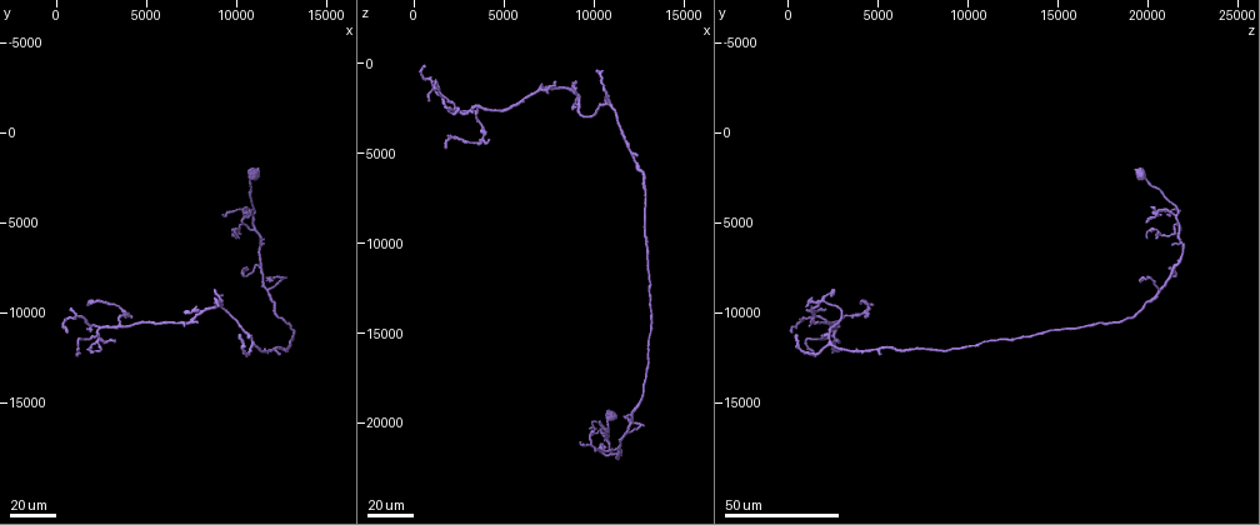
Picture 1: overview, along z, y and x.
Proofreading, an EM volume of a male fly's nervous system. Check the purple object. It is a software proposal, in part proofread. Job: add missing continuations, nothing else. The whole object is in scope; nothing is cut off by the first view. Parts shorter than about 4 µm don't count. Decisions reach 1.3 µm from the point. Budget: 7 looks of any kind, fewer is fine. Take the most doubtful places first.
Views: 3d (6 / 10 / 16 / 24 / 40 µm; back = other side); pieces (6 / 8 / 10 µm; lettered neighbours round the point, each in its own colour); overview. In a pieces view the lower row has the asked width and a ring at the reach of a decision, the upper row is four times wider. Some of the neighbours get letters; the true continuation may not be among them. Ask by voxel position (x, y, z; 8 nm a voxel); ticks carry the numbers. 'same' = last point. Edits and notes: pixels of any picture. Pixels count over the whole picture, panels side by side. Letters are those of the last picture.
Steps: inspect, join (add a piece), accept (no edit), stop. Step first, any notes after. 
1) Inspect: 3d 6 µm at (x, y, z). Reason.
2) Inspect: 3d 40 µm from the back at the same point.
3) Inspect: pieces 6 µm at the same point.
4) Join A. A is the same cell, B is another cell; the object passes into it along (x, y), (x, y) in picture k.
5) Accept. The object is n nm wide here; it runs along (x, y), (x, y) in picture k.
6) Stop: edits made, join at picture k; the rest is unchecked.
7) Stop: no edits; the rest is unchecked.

Inspect: 3d 40 µm at (10600, 7600, 21400).

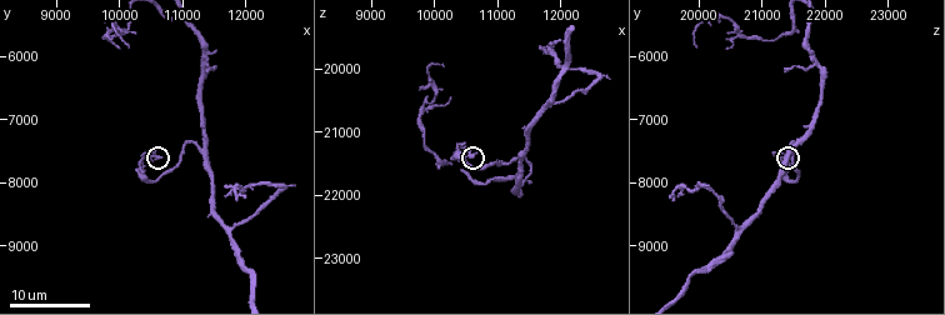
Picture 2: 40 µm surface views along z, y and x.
Inspect: pieces 6 µm at (10700, 7600, 21350). See the neighbours.

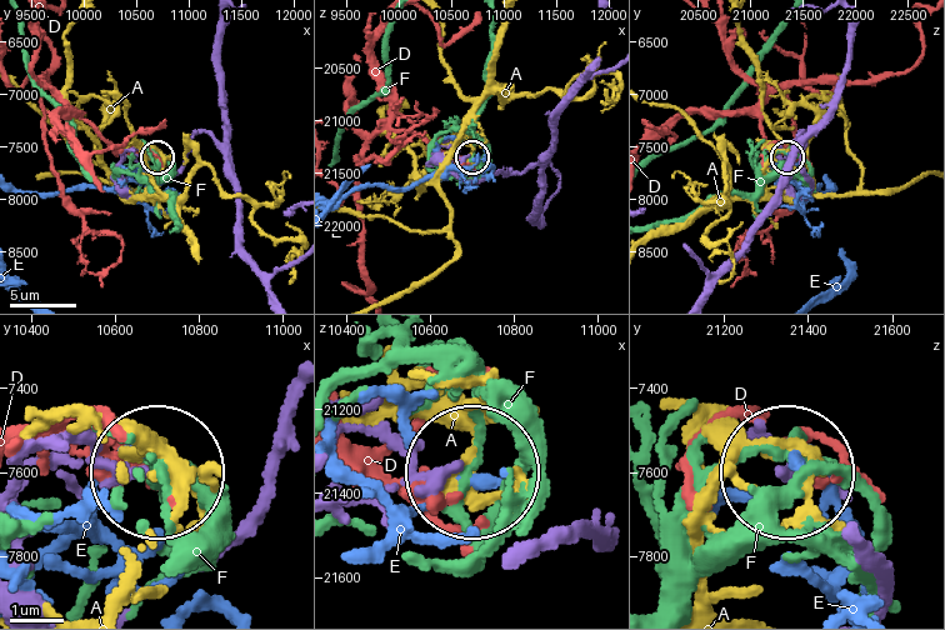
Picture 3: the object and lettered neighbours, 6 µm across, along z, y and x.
Accept. The object is 230 nm wide here; A, D, E and F are other cells; none of them fits.

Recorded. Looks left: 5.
Inspect: 3d 24 µm at (9200, 9000, 2400). Free end.

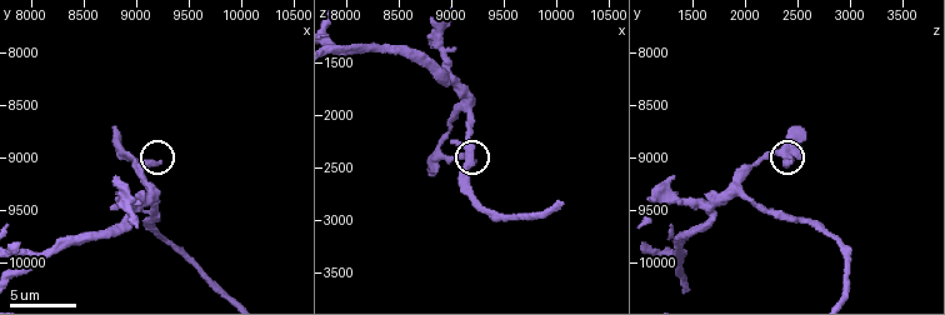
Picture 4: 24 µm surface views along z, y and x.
Inspect: pieces 6 µm at the same point.

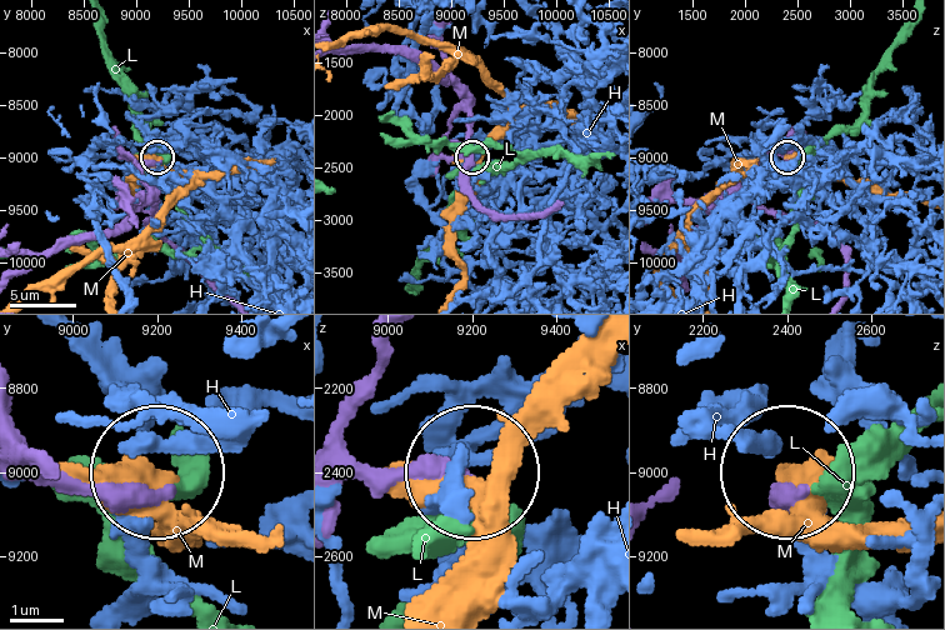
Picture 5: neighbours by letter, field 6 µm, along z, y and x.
Accept. The object is 260 nm wide here; H, L and M are other cells; none of them fits.

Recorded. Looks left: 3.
Inspect: 3d 24 µm at (8000, 10400, 1200). Free end.

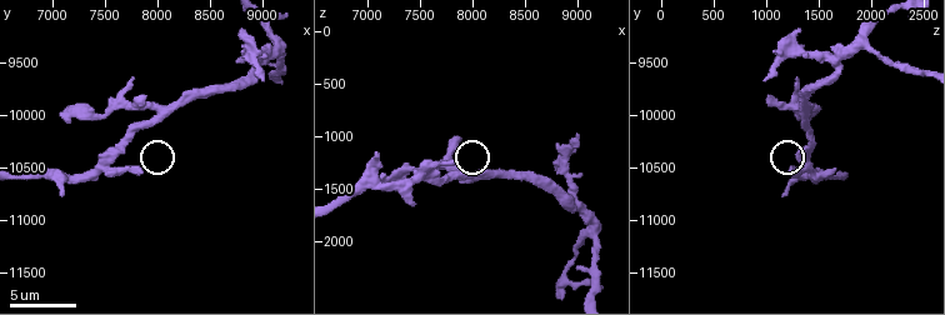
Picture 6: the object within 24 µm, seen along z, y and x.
Inspect: pieces 10 µm at (7840, 10540, 1260).

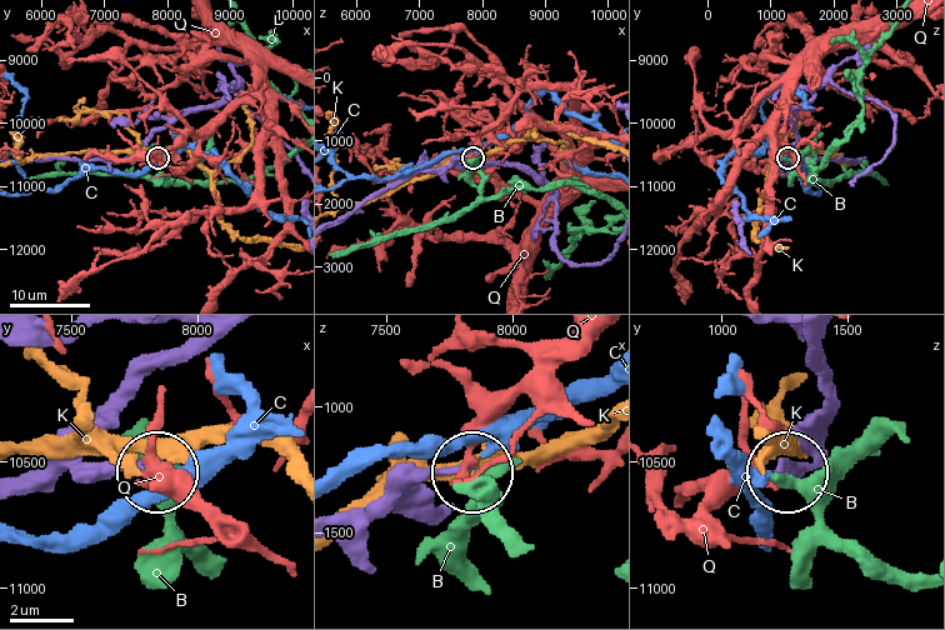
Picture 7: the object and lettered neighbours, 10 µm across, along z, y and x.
Accept. The object is 270 nm wide here; B, C, K and Q are other cells; none of them fits.

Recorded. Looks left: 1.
Stop: no edits; the rest is unchecked.

